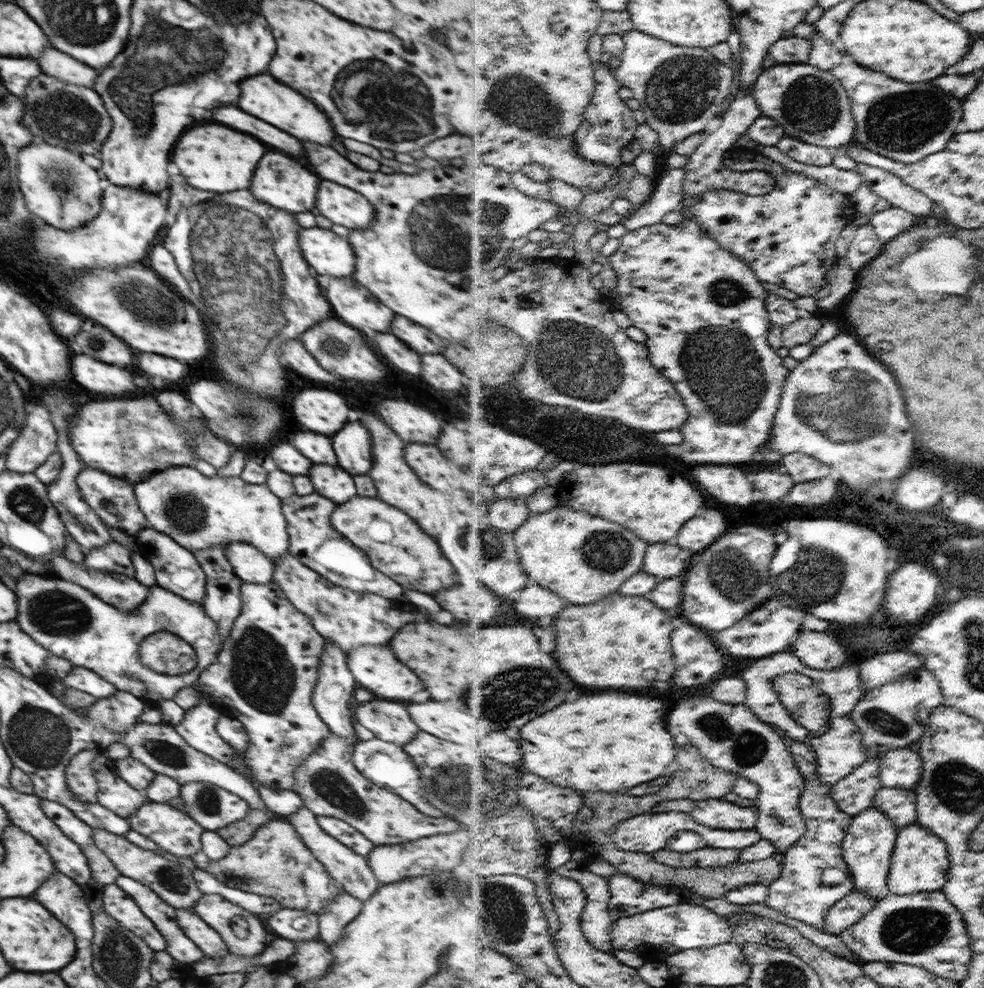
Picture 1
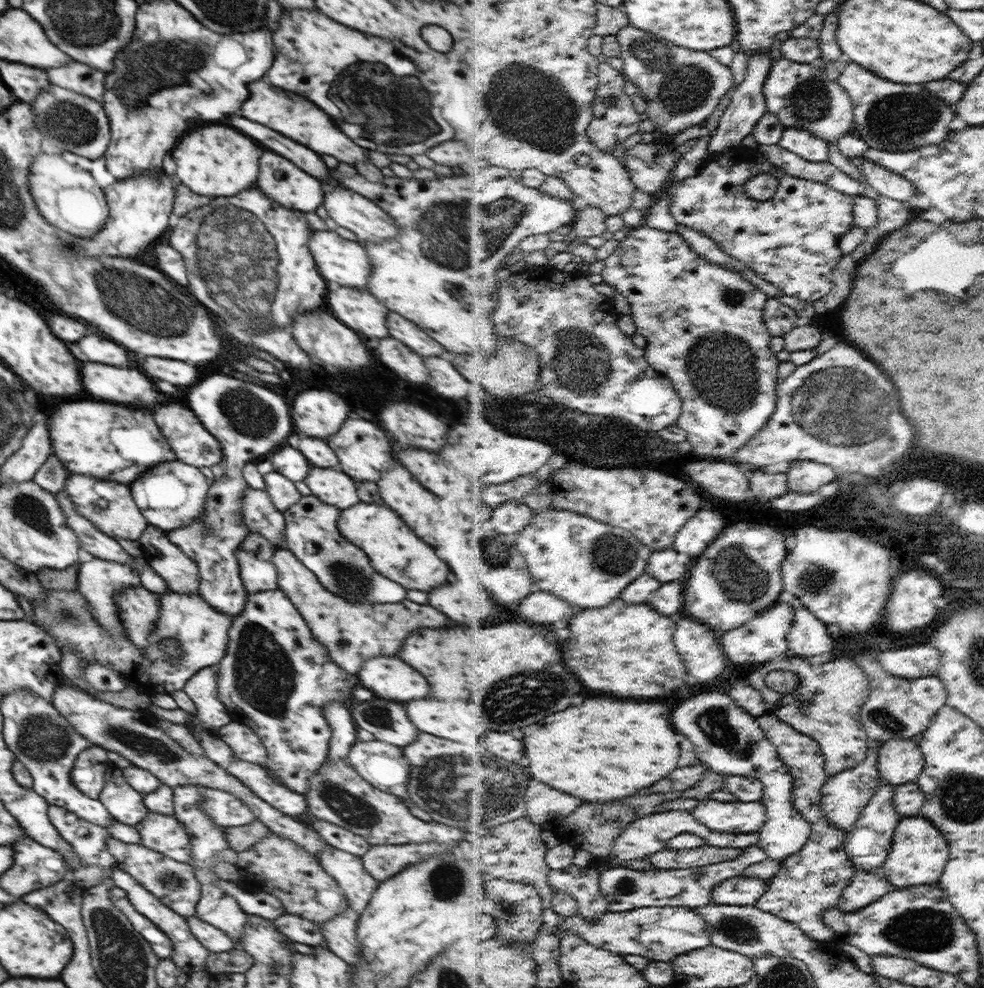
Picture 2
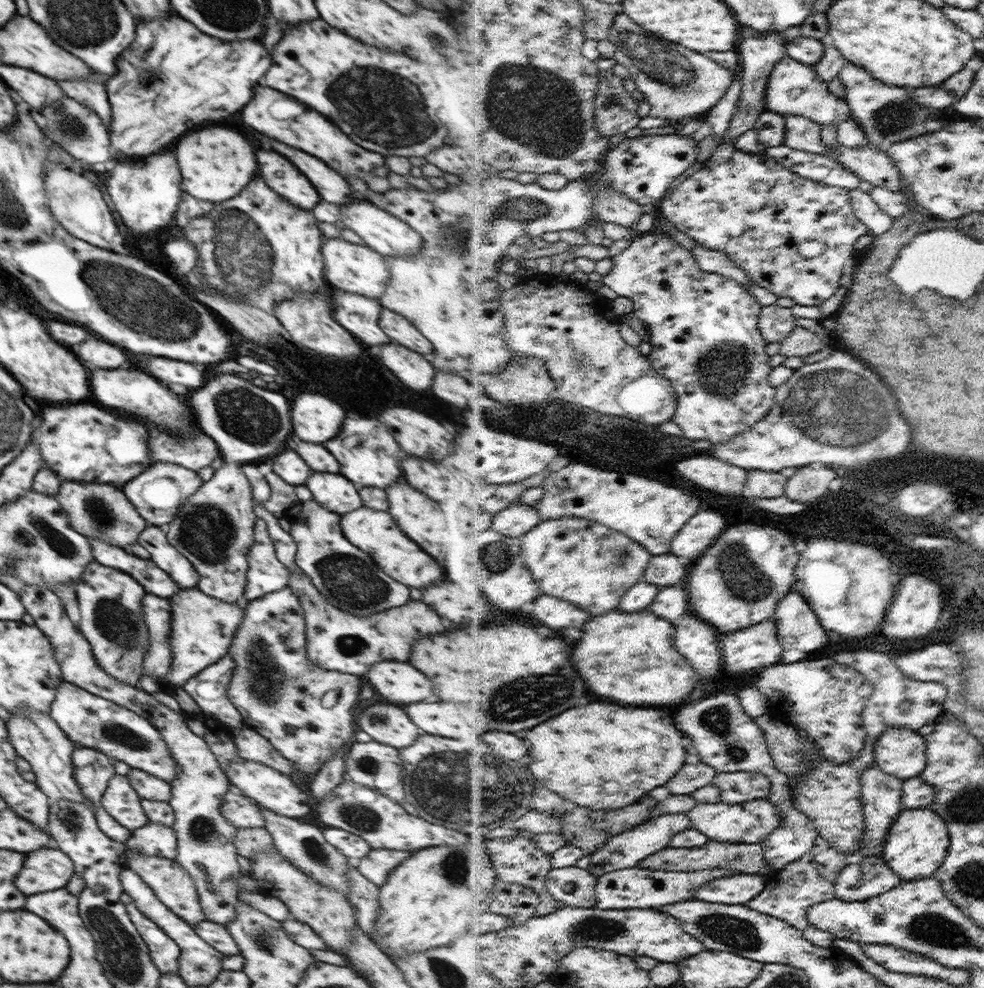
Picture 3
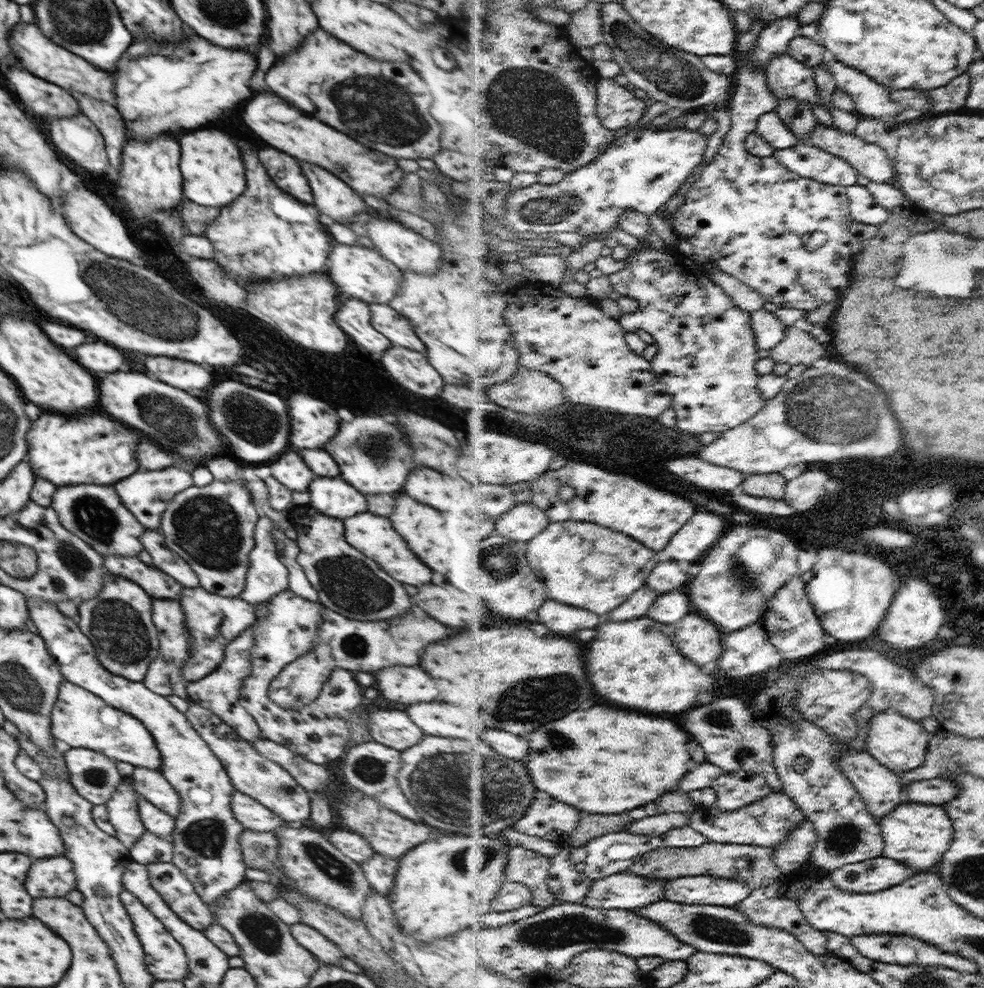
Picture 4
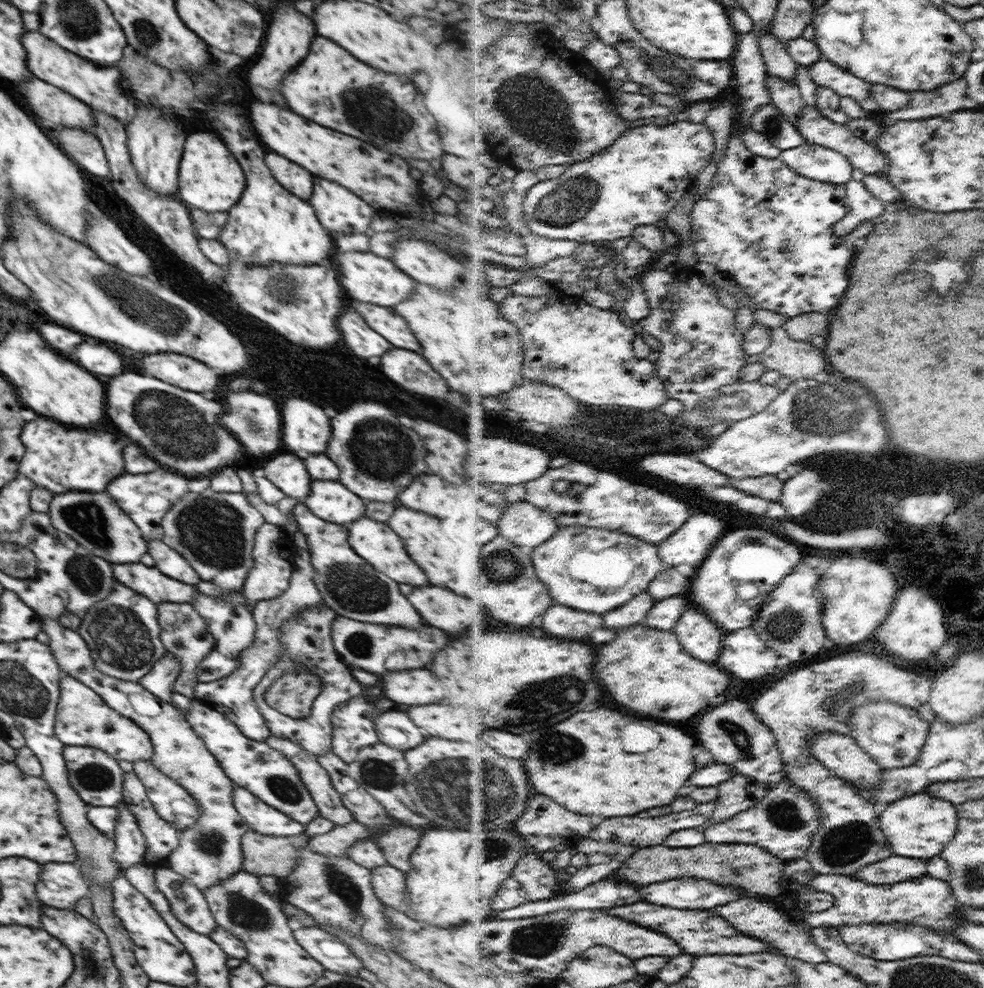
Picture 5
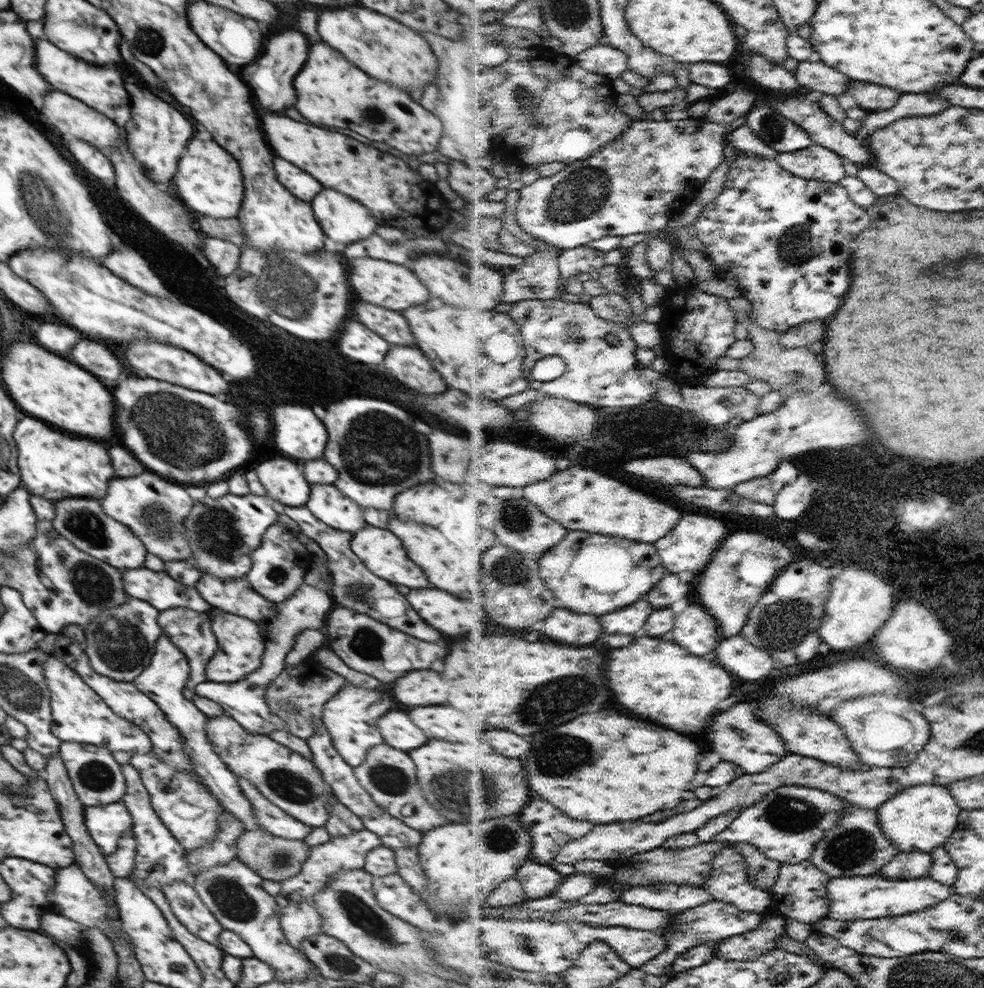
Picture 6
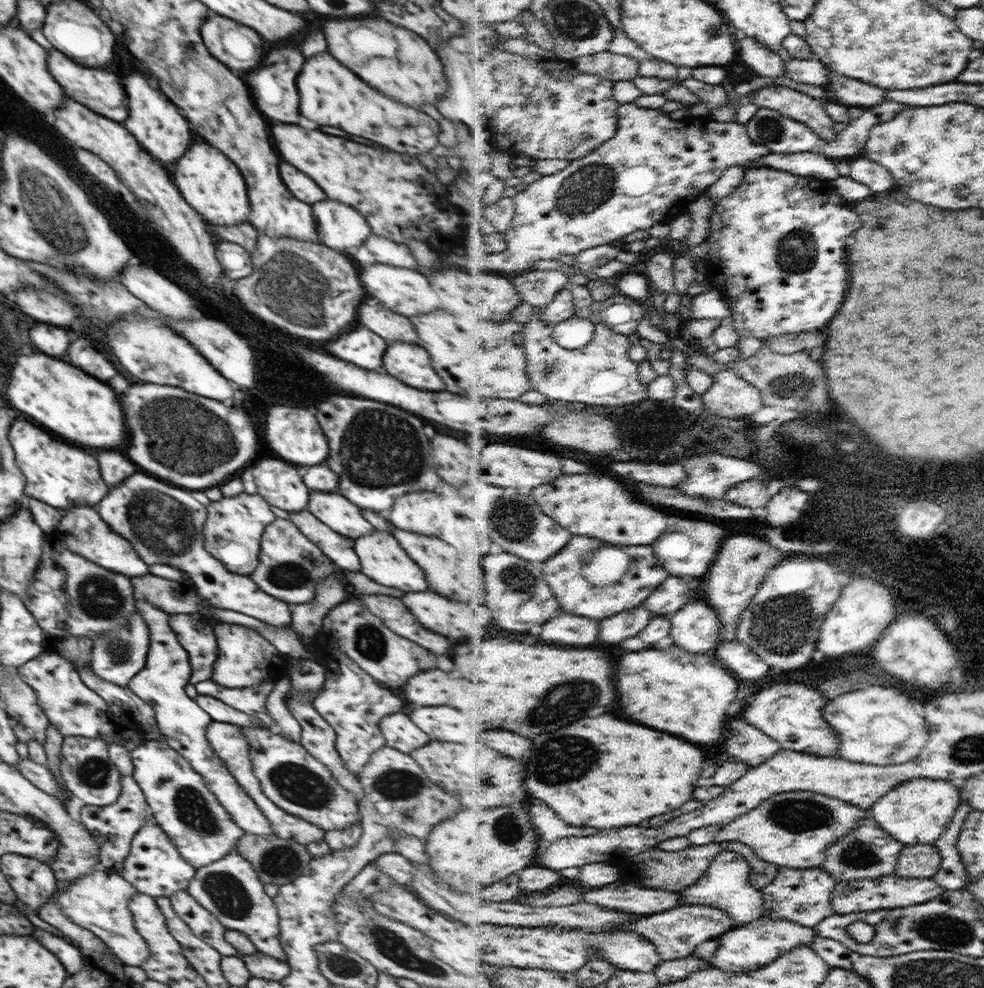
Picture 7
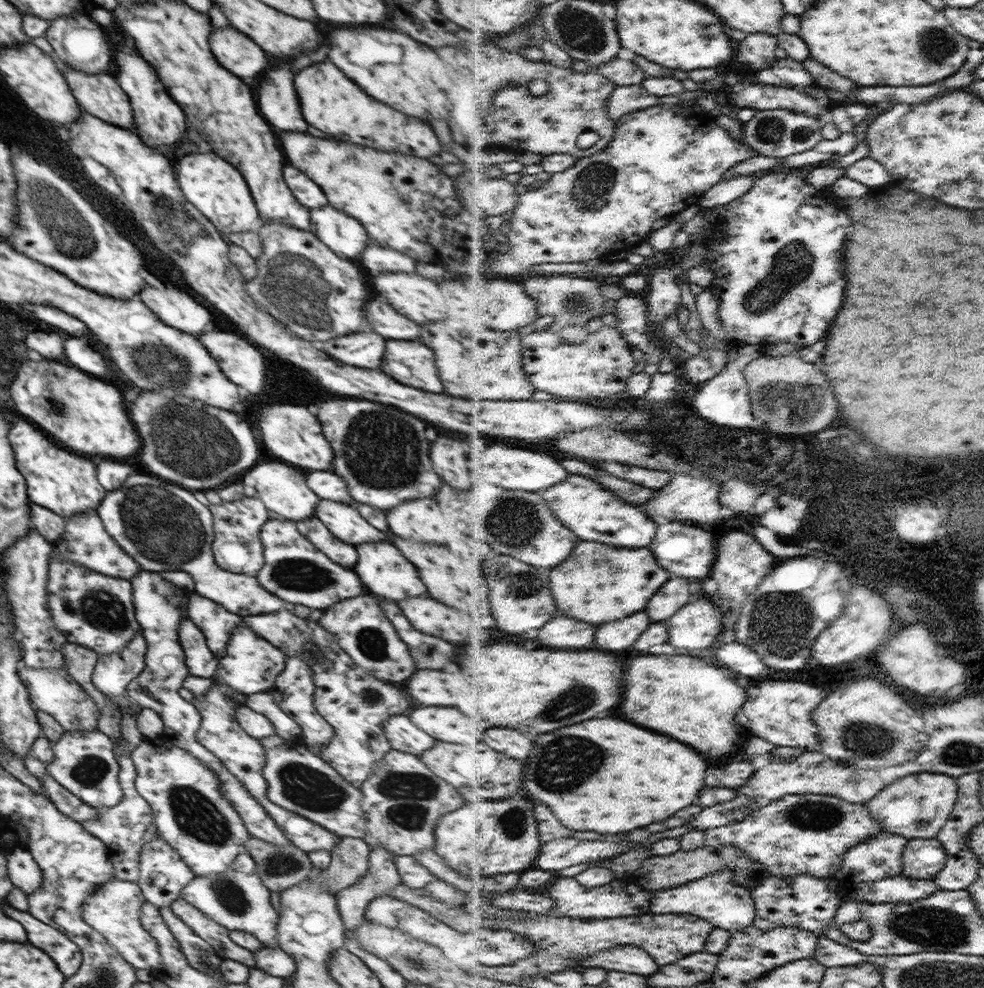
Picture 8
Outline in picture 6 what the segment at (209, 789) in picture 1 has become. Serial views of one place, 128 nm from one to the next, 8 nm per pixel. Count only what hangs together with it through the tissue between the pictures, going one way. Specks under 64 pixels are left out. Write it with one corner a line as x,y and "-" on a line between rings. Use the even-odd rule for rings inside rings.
238,776
242,794
248,798
260,829
288,840
304,840
313,827
296,820
281,808
272,804
249,780

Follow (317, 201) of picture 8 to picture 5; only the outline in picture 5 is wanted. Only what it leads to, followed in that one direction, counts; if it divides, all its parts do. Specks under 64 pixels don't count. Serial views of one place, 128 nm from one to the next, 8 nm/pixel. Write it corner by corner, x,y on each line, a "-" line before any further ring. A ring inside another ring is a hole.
266,154
266,164
272,170
272,176
288,192
295,194
302,200
309,200
313,191
313,180
310,172
306,172
302,166
290,162
278,154

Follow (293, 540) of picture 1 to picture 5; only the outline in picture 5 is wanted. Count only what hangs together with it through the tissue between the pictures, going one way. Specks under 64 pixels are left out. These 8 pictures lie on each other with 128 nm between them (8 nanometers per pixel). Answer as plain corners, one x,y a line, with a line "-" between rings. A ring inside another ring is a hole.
303,502
293,506
291,513
300,532
306,536
310,565
316,571
313,574
313,579
326,607
330,607
337,615
360,622
392,624
392,626
404,626
404,628
418,628
420,626
422,618
412,608
408,598
400,594
398,584
394,580
390,580
388,576
384,576
382,572
374,570
358,554
354,554
354,550
346,538
348,536
346,528
342,528
338,524
330,524
318,516
314,516

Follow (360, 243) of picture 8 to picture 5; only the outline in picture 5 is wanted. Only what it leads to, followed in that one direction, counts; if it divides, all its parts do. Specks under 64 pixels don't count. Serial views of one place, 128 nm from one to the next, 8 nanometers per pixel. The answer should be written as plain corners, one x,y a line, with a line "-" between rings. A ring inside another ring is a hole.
314,176
309,203
314,207
320,224
330,235
364,233
376,213
365,200
348,188

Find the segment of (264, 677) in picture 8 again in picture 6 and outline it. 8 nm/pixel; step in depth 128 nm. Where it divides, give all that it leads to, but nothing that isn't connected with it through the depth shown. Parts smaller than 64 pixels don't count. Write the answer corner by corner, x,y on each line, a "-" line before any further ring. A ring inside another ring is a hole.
210,607
211,629
217,638
218,648
206,665
207,680
214,683
236,682
245,679
260,666
265,649
265,639
256,621

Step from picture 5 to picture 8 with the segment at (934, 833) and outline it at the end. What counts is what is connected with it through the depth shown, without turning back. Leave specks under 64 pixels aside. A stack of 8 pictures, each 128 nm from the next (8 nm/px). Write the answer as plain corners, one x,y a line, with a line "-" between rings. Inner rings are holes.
920,772
887,786
868,806
888,832
904,835
910,840
930,839
936,838
951,818
959,795
955,777
936,772

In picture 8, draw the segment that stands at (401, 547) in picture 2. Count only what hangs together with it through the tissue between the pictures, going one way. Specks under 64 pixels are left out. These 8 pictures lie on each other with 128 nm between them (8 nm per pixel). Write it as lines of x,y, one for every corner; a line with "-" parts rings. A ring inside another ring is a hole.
378,542
378,544
360,544
358,548
358,562
354,566
354,572
360,576
360,580
364,582
364,586
378,596
390,598
394,602
408,598
408,596
420,596
426,592
426,584
422,580
418,580
418,572
414,568
414,564
410,564
396,546
392,546
390,542

